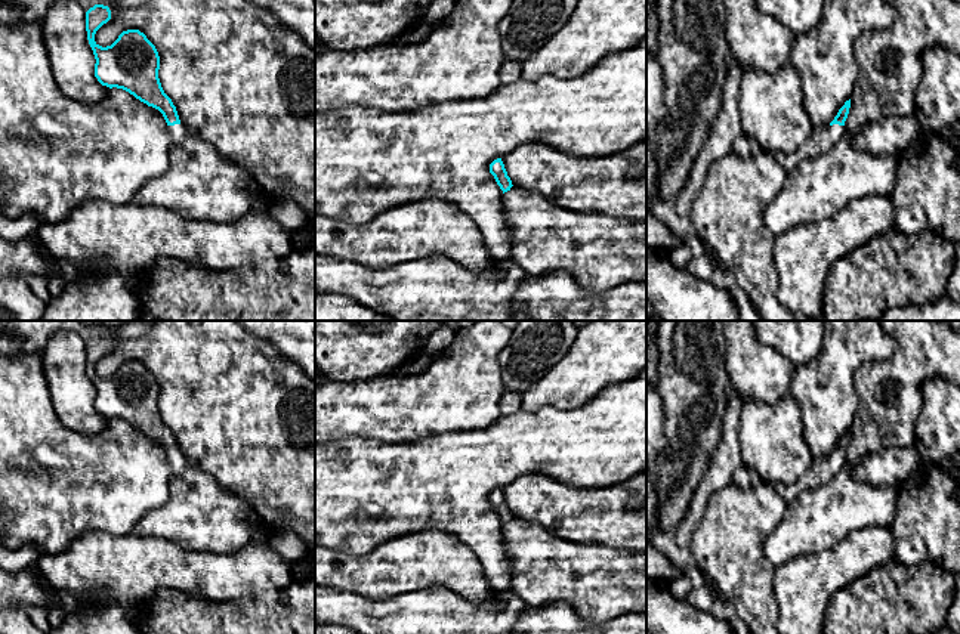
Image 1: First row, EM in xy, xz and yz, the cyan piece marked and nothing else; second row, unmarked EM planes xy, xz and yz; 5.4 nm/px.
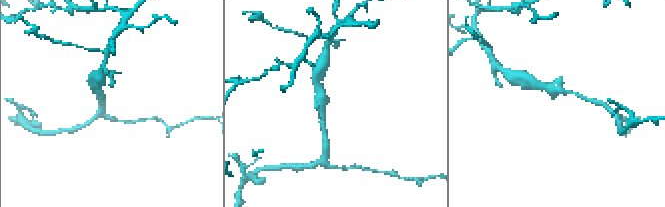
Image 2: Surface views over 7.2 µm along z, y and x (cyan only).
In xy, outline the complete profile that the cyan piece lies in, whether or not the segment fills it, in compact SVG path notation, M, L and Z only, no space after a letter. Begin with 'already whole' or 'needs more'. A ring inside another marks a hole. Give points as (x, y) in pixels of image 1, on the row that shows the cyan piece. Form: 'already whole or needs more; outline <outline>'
needs more; outline M95 4L86 12L87 40L96 59L95 77L102 86L123 89L158 109L169 126L172 142L182 142L185 132L176 106L158 78L160 56L155 46L139 30L123 31L111 46L99 46L95 34L109 19L111 10L104 4Z

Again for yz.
needs more; outline M851 99L839 109L834 120L824 127L812 129L808 140L793 154L777 152L777 161L791 173L802 161L827 154L843 134L843 126L851 108Z

